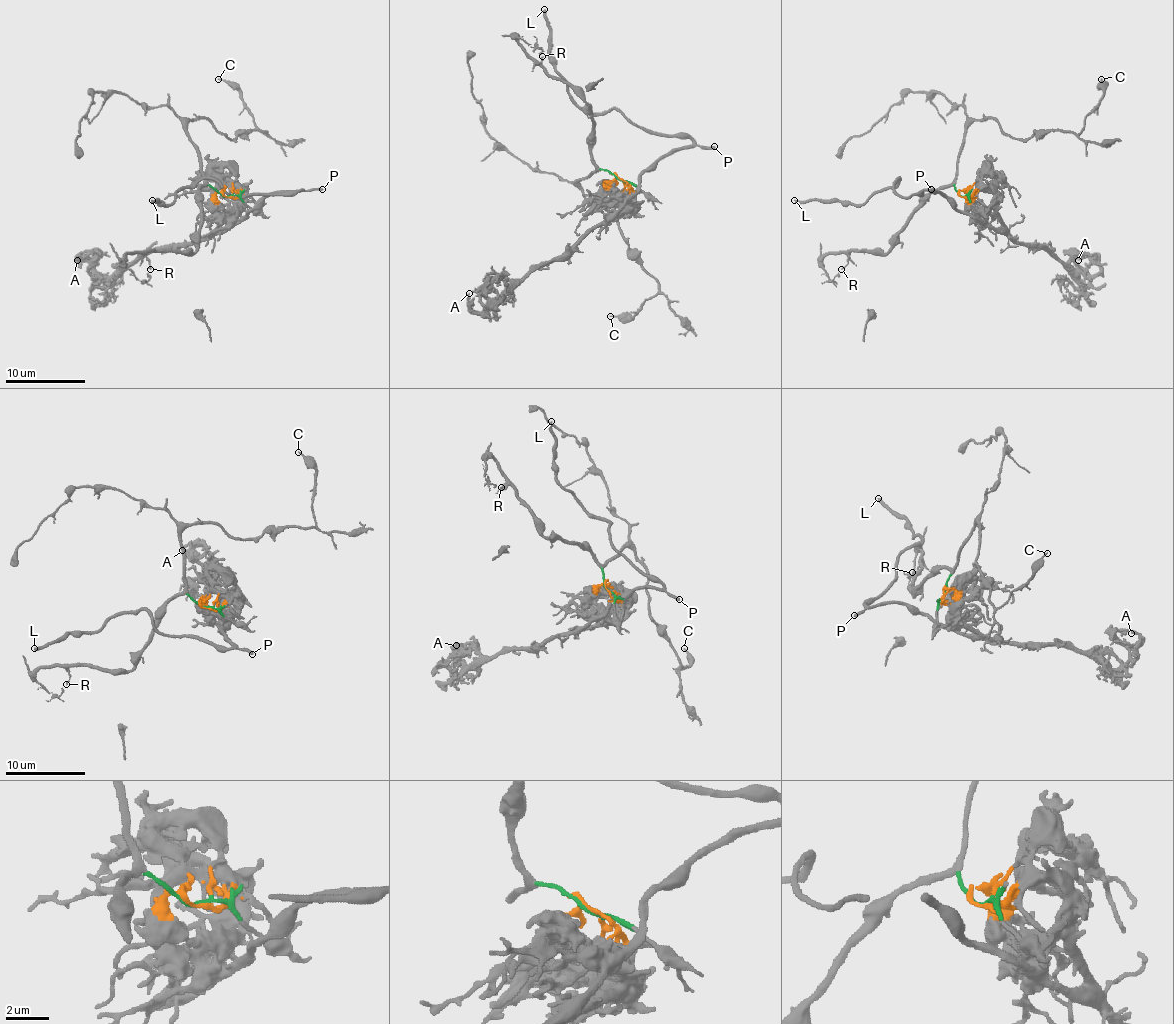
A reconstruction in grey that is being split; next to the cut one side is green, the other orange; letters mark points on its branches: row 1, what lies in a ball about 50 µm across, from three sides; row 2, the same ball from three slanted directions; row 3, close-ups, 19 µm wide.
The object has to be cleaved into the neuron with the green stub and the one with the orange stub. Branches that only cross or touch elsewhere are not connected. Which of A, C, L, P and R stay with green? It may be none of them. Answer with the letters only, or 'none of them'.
C, R

